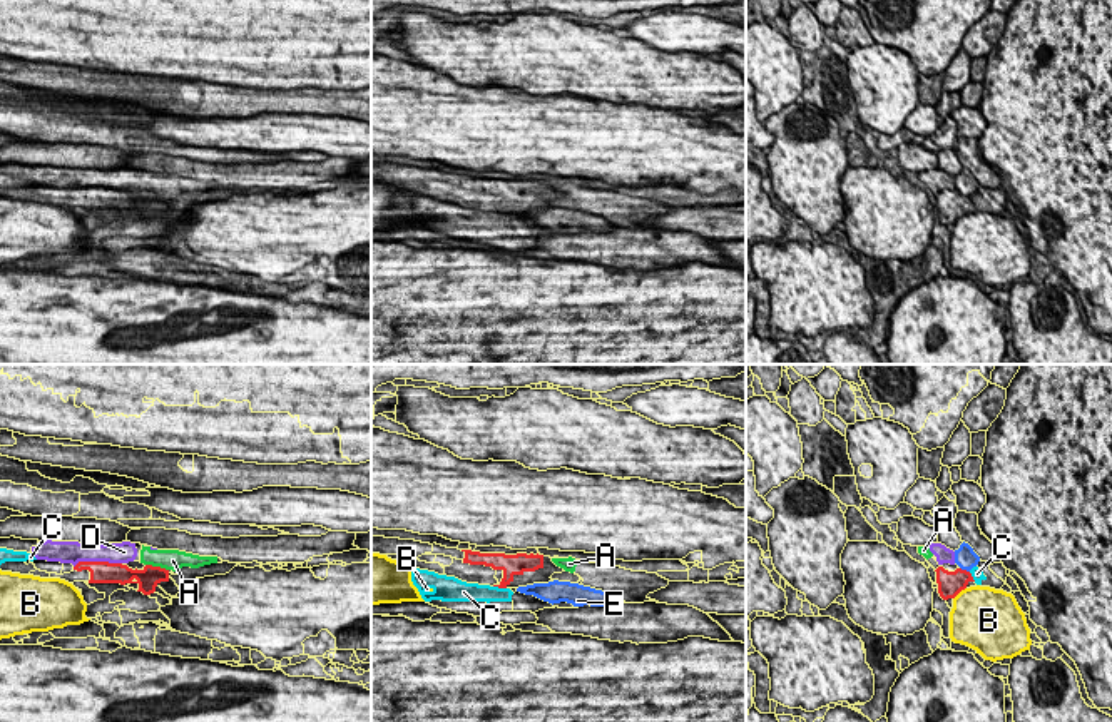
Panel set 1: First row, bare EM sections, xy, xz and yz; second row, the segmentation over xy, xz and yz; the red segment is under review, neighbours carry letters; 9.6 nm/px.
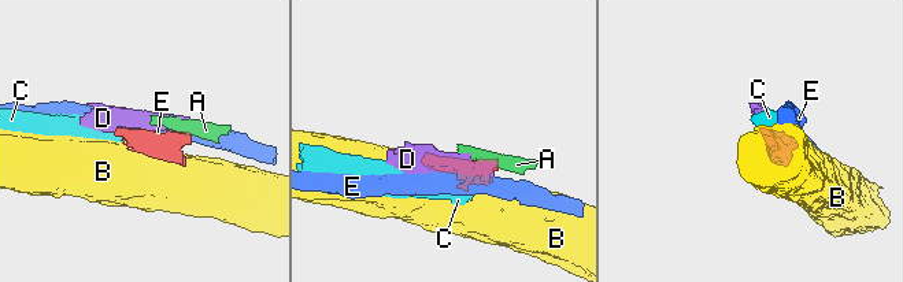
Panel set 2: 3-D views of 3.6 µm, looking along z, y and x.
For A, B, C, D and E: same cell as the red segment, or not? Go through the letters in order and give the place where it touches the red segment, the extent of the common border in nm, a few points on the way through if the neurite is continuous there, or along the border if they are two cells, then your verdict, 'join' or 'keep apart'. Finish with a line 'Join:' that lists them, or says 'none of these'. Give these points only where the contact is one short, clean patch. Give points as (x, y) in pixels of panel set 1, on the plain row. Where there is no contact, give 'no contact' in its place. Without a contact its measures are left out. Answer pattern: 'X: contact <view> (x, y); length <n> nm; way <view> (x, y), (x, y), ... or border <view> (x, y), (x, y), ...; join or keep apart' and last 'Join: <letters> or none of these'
A: contact xy (158, 193); length 240 nm; border xy (146, 189), (168, 196); keep apart
B: contact yz (958, 218); length 170 nm; keep apart
C: contact xz (500, 213); length 130 nm; border xz (494, 211), (505, 214); keep apart
D: contact xy (97, 188); length 460 nm; keep apart
E: contact yz (965, 196); length 110 nm; border yz (960, 193), (969, 198); keep apart
Join: none of these

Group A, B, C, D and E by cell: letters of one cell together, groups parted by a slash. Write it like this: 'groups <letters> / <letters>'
groups A D / B / C / E

